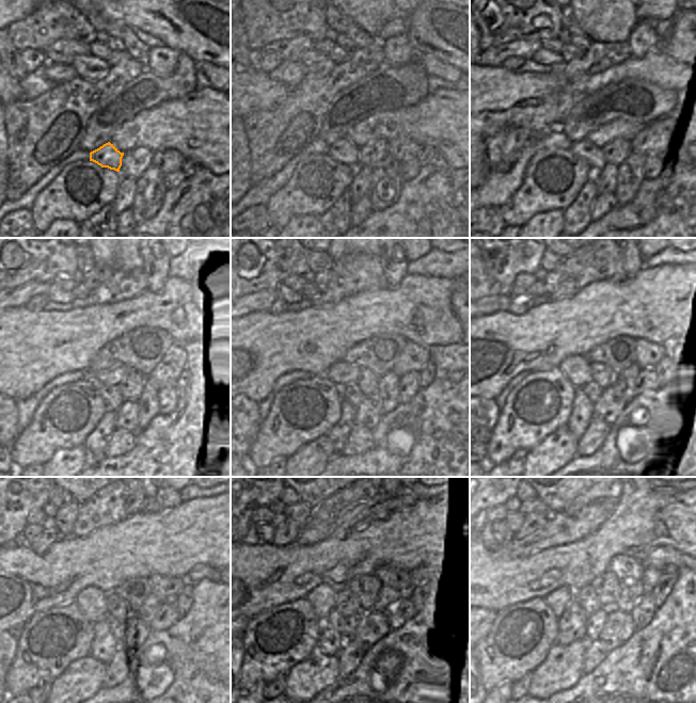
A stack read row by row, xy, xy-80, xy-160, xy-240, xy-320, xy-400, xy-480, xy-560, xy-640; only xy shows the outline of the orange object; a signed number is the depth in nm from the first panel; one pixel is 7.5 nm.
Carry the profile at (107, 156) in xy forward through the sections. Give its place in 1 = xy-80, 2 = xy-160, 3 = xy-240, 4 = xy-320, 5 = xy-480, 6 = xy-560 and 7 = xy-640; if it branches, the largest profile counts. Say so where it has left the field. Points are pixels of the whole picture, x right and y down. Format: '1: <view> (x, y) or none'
1: xy-80 (344, 152)
2: xy-160 (592, 155)
3: xy-240 (111, 395)
4: xy-320 (351, 393)
5: xy-480 (117, 627)
6: xy-560 (351, 623)
7: xy-640 (596, 622)

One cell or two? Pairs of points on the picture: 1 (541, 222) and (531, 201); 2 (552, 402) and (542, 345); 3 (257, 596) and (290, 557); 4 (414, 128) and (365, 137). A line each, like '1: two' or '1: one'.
1: two
2: two
3: one
4: one

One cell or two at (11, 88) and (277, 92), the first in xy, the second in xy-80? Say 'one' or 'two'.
one

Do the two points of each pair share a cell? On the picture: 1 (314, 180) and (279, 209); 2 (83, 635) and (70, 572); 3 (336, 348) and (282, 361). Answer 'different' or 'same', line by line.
1: same
2: different
3: same

